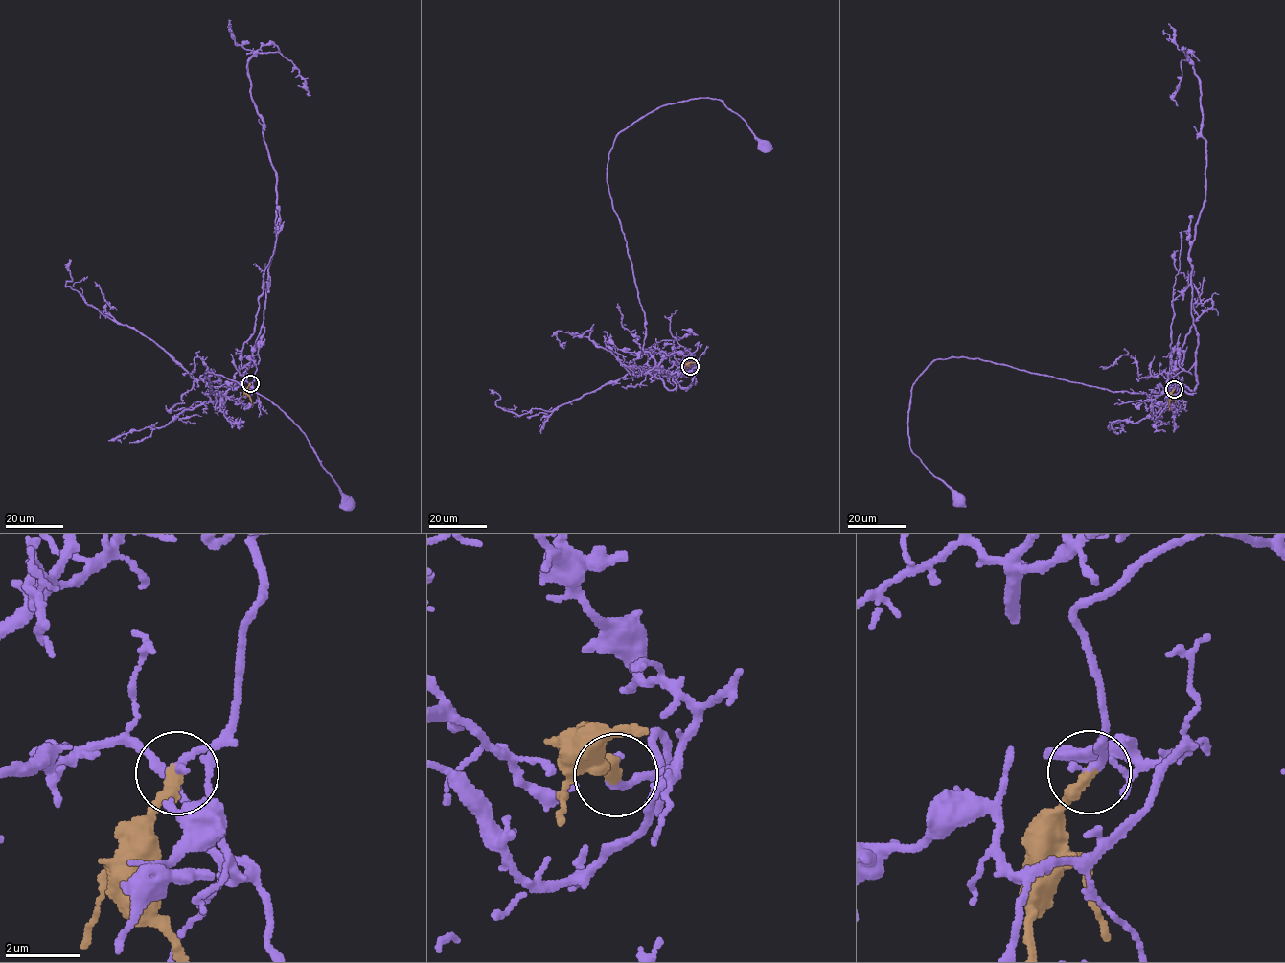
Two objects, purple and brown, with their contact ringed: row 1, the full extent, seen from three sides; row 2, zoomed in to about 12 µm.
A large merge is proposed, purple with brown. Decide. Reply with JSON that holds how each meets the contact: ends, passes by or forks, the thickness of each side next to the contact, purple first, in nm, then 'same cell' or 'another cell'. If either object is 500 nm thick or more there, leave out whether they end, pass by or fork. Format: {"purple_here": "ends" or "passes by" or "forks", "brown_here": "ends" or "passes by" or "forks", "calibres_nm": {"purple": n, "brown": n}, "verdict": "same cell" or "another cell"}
{"purple_here": "ends", "brown_here": "ends", "calibres_nm": {"purple": 200, "brown": 400}, "verdict": "same cell"}

